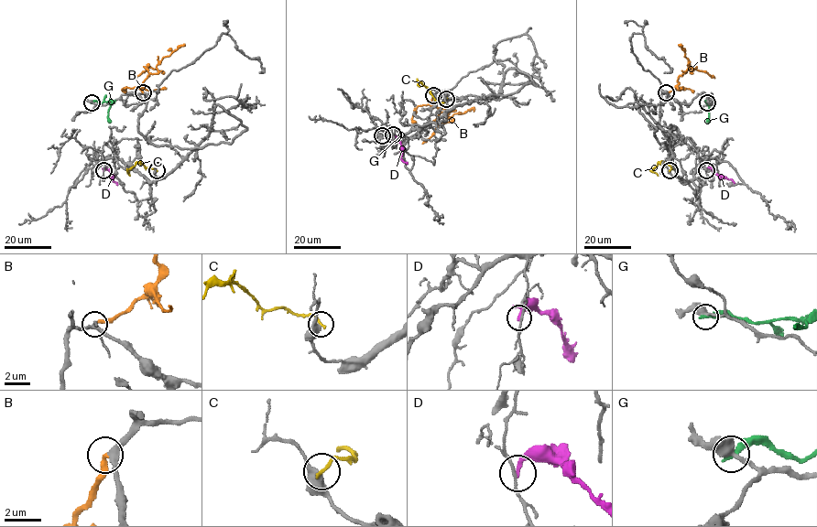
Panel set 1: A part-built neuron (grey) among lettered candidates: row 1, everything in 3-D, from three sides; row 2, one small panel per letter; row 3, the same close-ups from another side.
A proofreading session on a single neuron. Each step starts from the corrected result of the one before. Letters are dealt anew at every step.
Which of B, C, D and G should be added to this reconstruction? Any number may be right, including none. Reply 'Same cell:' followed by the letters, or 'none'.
Same cell: B

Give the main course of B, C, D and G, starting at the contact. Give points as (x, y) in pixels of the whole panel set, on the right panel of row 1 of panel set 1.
B: (666, 93), (675, 88), (678, 77), (690, 67), (680, 47), (682, 46)
C: (669, 170), (674, 168), (661, 161), (652, 170), (658, 176)
D: (706, 170), (711, 169), (731, 179), (734, 185)
G: (707, 102), (709, 112), (706, 122)

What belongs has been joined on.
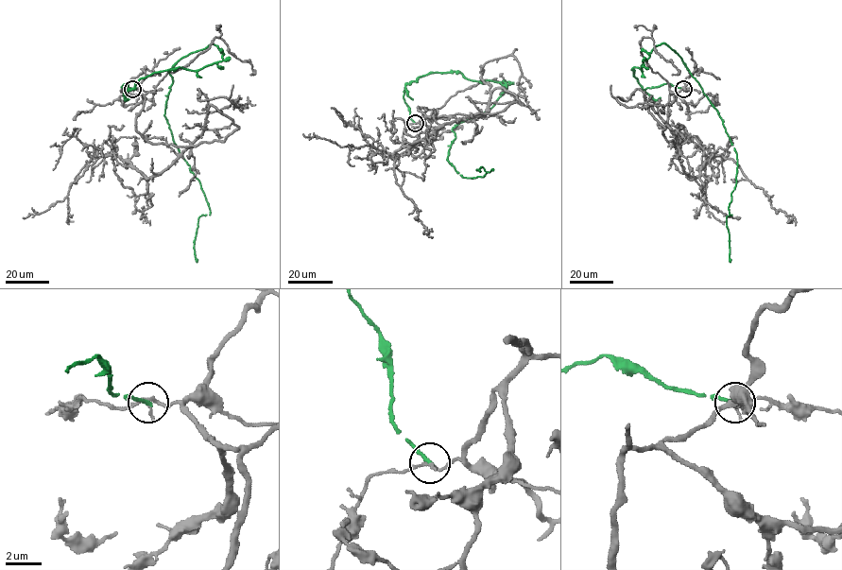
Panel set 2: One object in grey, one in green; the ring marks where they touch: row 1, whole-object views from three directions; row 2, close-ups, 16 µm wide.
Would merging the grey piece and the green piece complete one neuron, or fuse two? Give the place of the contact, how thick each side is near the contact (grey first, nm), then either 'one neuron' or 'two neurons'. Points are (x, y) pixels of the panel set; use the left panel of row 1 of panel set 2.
(132, 89) | 170/180 nm | two neurons

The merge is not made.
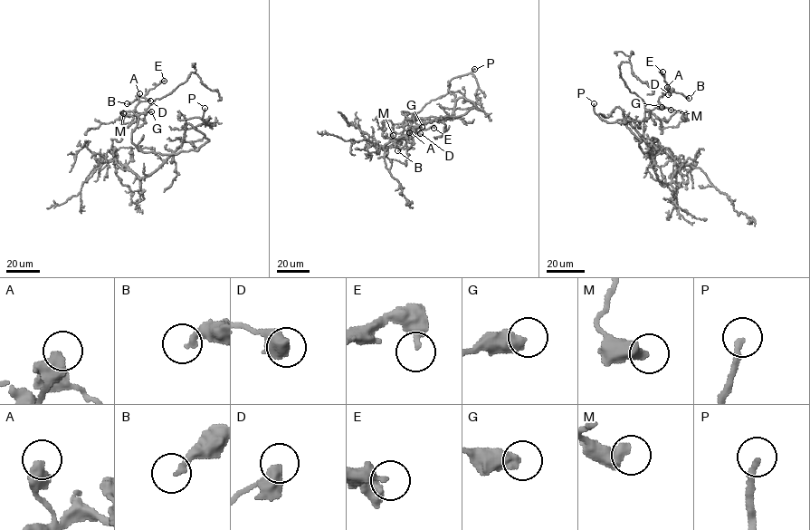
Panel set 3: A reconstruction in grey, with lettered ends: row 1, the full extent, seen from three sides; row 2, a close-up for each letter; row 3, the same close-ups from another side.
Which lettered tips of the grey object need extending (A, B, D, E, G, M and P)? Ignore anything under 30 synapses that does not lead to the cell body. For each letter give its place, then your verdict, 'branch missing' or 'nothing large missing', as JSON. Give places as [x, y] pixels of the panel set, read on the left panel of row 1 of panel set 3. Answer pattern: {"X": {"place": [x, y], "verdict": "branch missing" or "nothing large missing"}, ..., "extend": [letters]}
{"A": {"place": [139, 93], "verdict": "nothing large missing"}, "B": {"place": [127, 103], "verdict": "nothing large missing"}, "D": {"place": [150, 101], "verdict": "nothing large missing"}, "E": {"place": [164, 81], "verdict": "nothing large missing"}, "G": {"place": [151, 111], "verdict": "nothing large missing"}, "M": {"place": [123, 113], "verdict": "nothing large missing"}, "P": {"place": [204, 108], "verdict": "branch missing"}, "extend": ["P"]}

